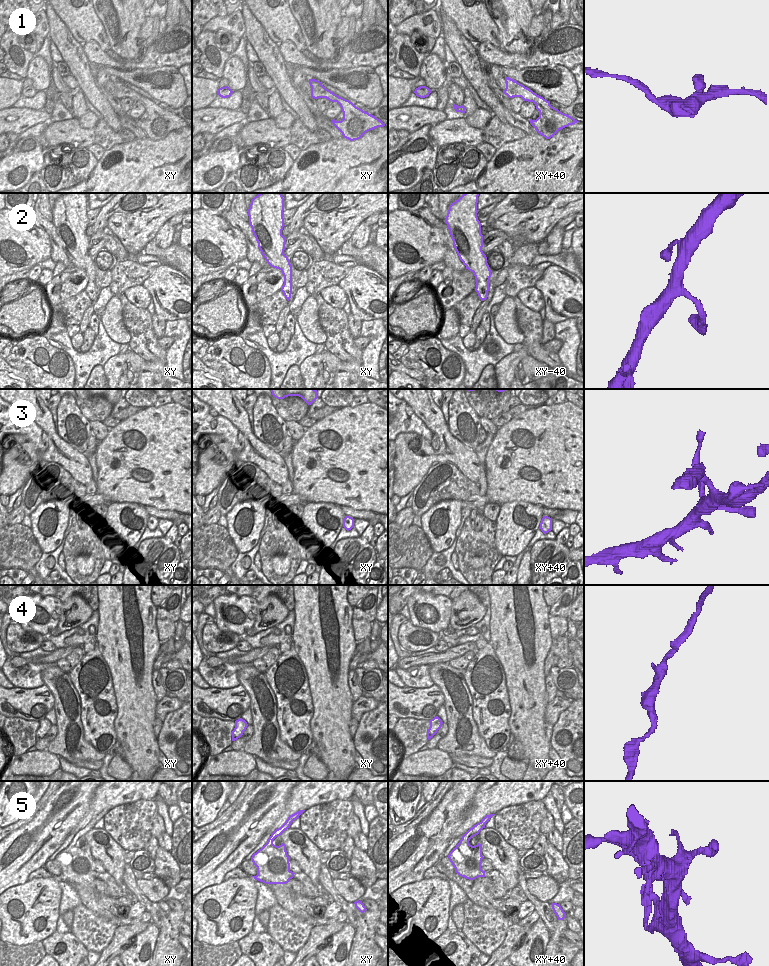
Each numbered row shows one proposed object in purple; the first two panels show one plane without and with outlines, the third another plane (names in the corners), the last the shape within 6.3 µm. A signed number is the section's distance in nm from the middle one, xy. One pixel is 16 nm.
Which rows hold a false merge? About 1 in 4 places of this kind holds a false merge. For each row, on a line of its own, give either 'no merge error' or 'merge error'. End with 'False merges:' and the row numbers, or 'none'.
1: no merge error
2: no merge error
3: no merge error
4: no merge error
5: no merge error
False merges: none

